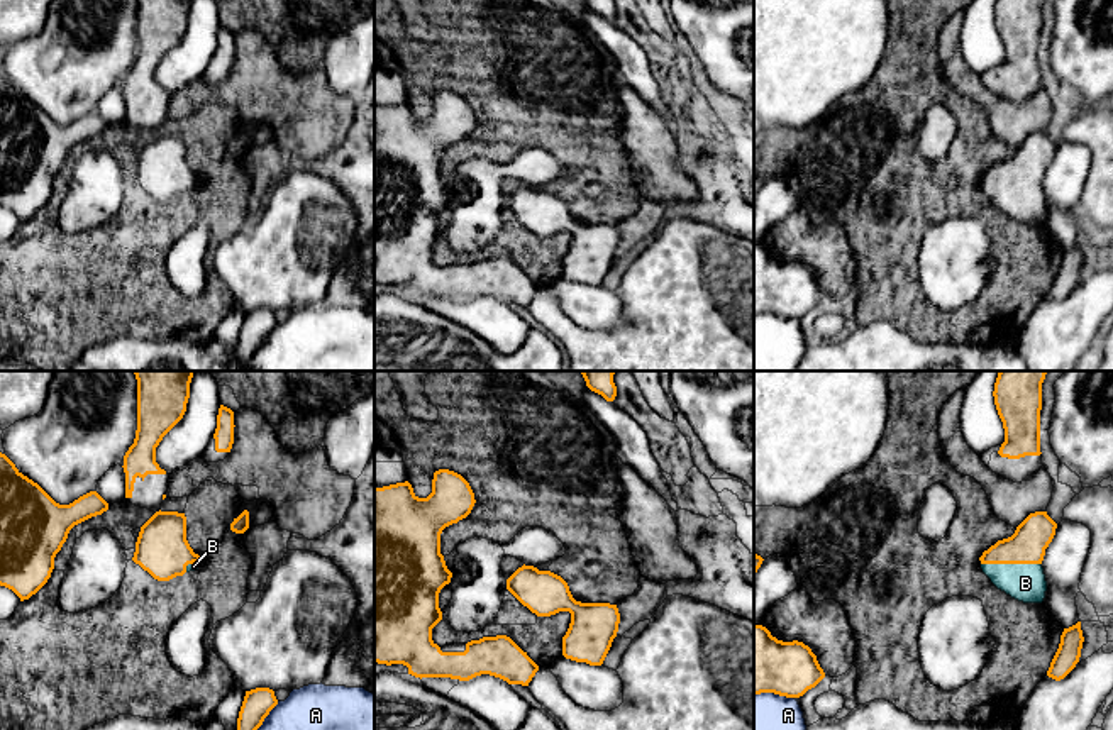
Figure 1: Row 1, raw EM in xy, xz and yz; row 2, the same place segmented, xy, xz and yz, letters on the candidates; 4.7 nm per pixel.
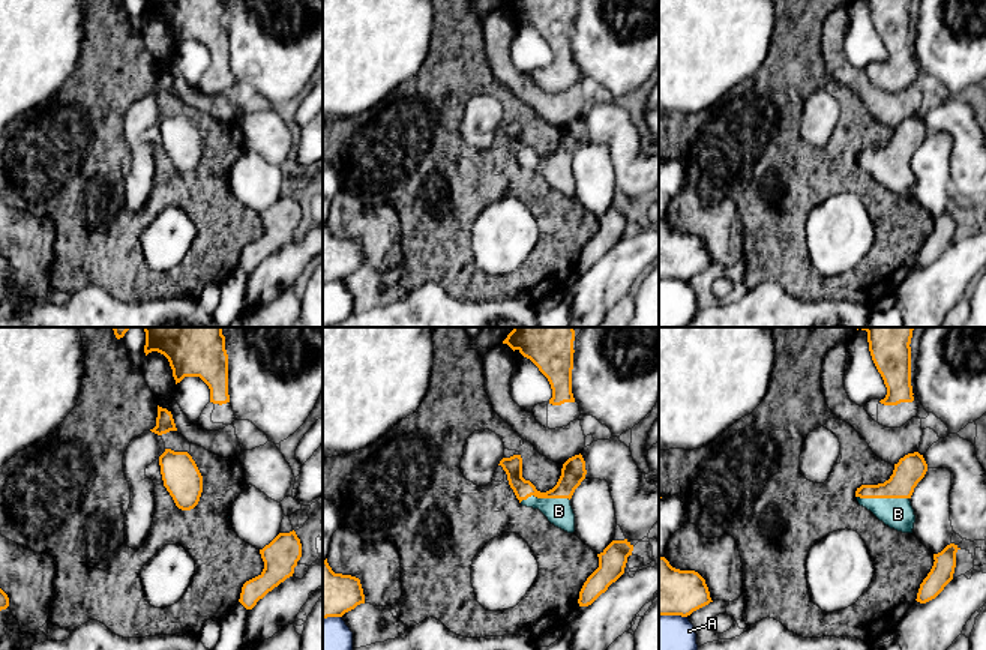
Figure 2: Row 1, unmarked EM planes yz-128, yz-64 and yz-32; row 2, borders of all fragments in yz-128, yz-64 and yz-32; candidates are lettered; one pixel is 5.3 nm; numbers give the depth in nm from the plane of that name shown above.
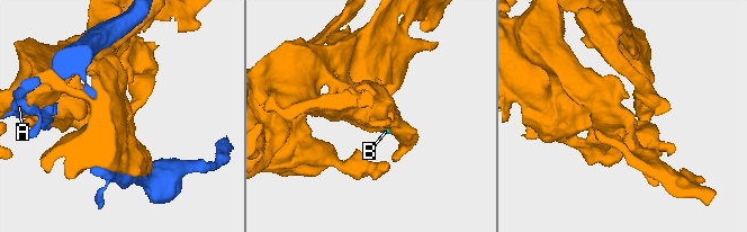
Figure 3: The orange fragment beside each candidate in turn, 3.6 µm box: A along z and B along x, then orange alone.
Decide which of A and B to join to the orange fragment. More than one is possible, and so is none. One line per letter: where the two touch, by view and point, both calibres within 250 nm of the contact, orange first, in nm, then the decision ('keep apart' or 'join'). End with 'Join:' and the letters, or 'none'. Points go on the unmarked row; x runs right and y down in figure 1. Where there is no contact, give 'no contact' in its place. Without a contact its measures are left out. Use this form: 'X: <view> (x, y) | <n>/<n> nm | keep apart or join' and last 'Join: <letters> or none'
A: xy (263, 341) | 140/500 nm | keep apart
B: yz (1012, 183) | 180/180 nm | join
Join: B

